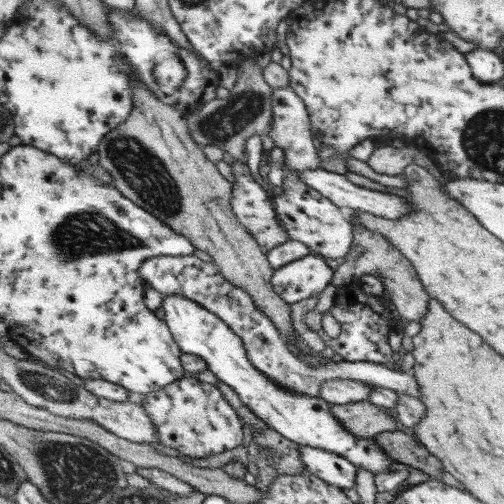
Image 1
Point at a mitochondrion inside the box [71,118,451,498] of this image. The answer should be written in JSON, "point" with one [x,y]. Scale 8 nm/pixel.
{"point":[140,168]}

